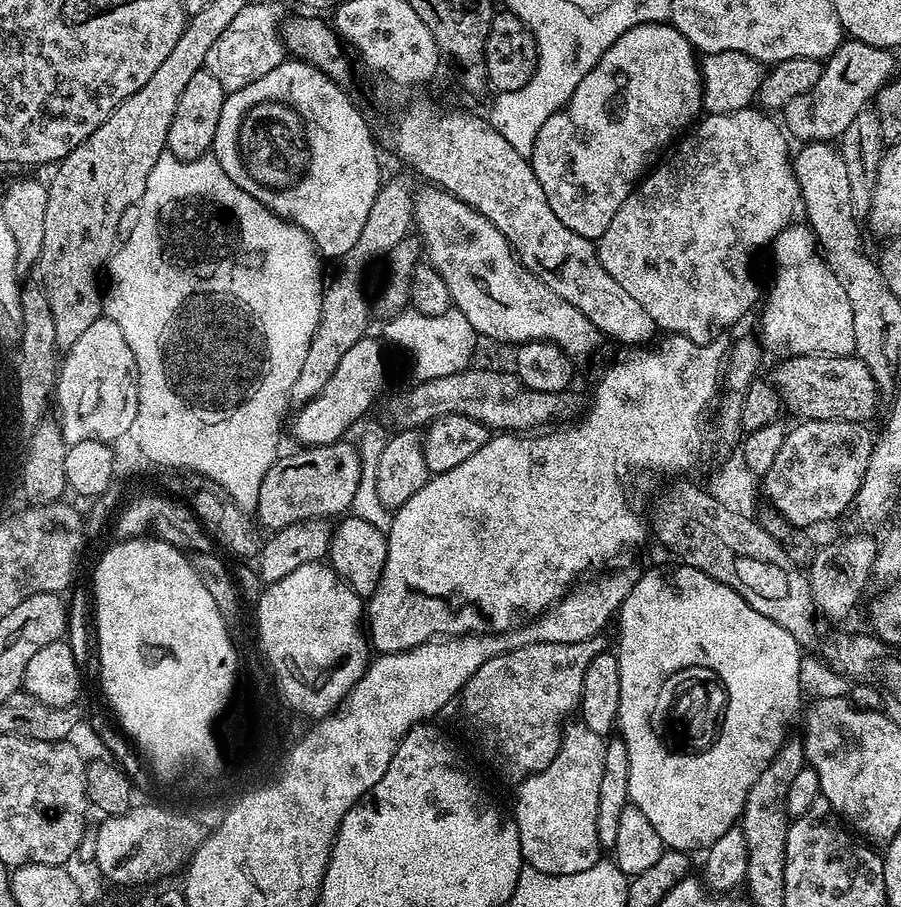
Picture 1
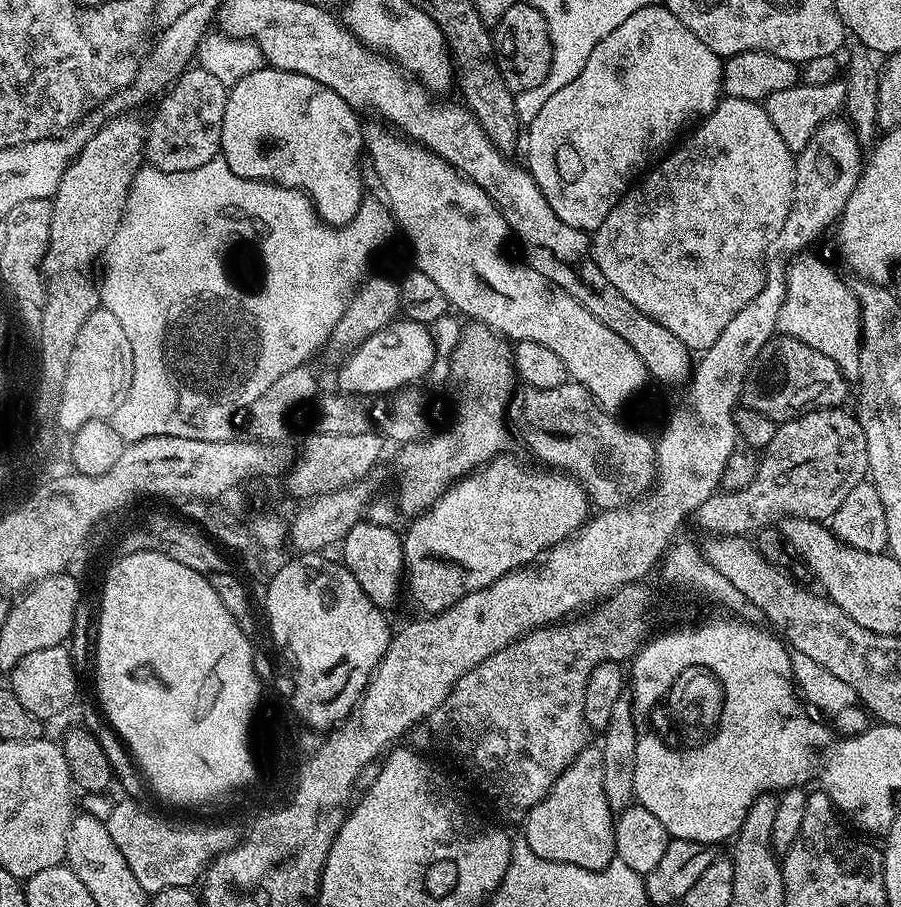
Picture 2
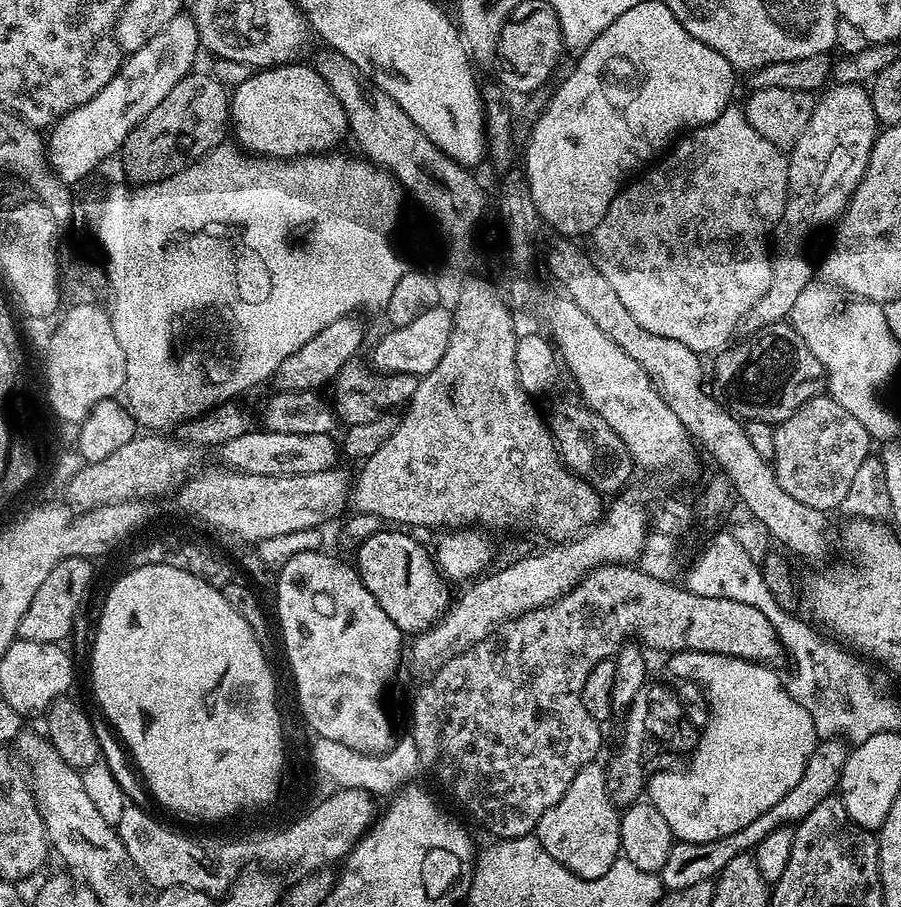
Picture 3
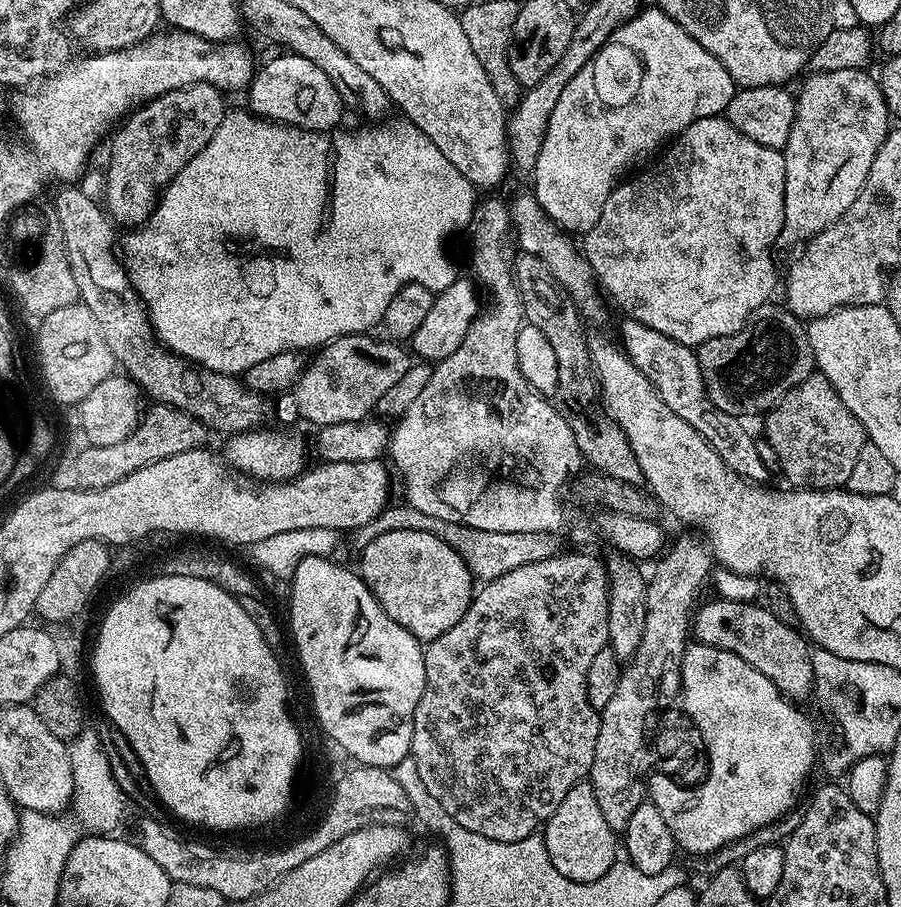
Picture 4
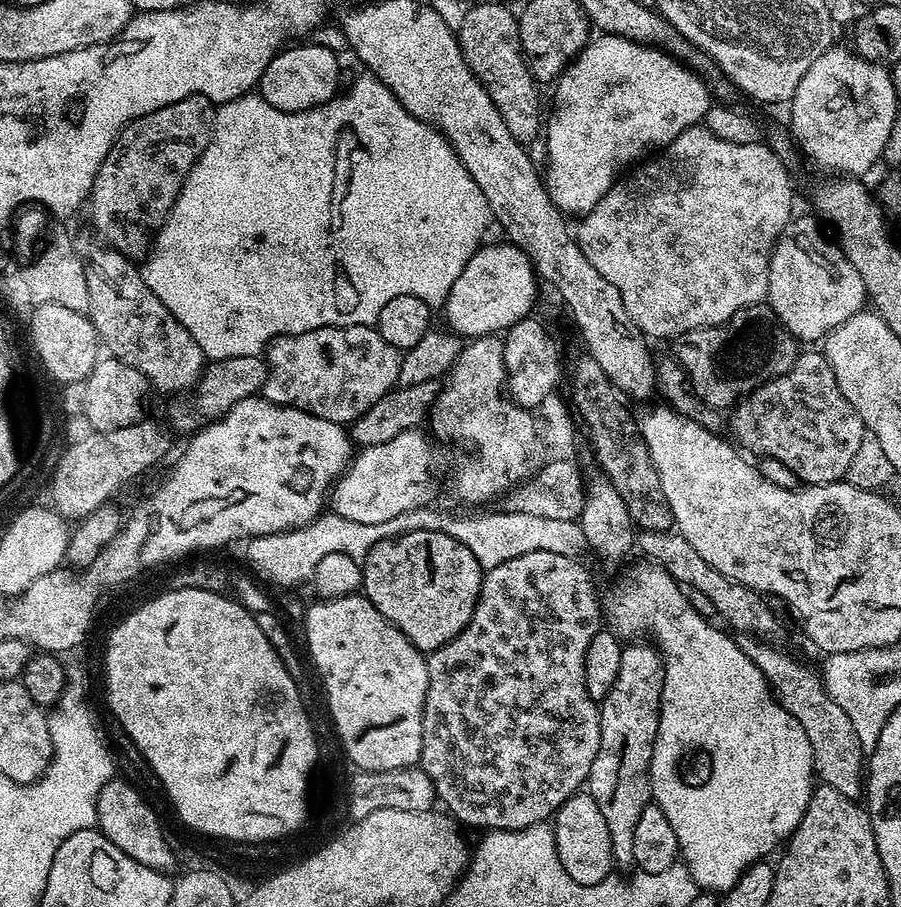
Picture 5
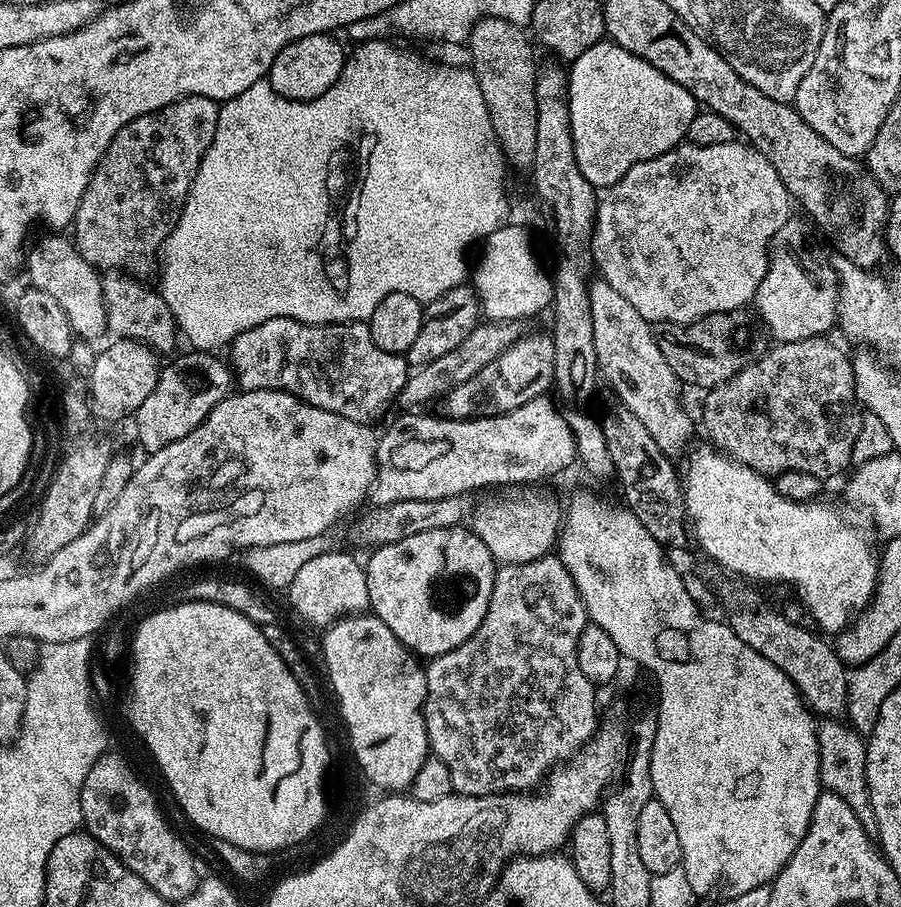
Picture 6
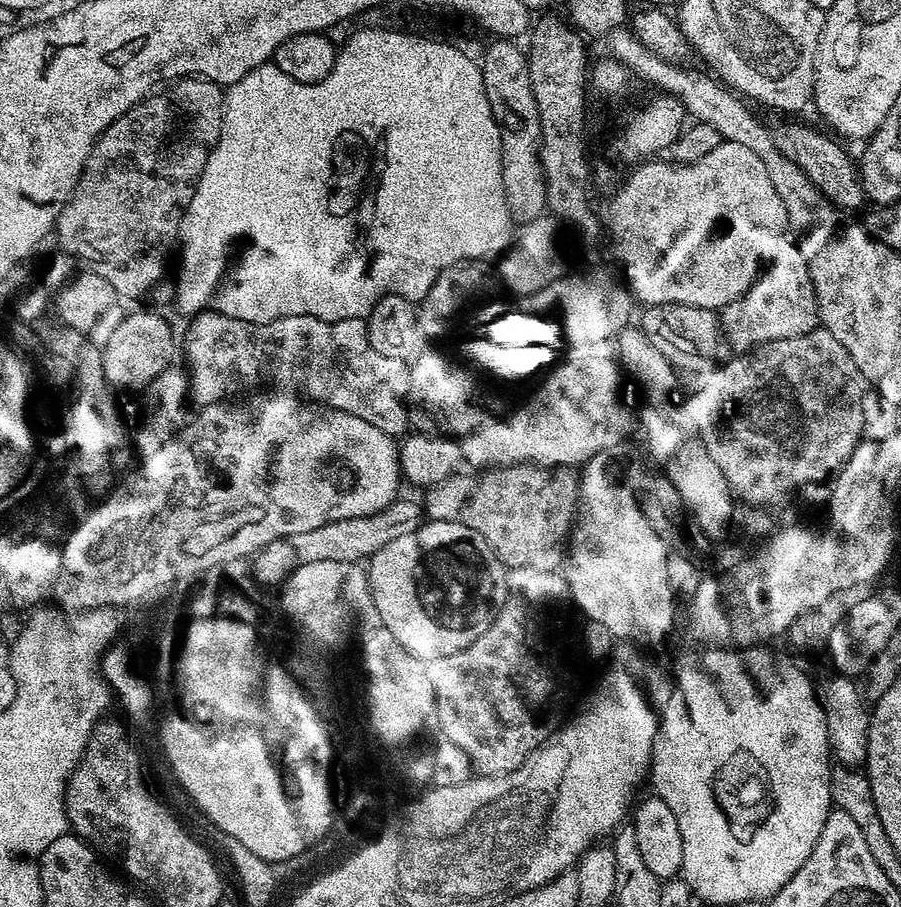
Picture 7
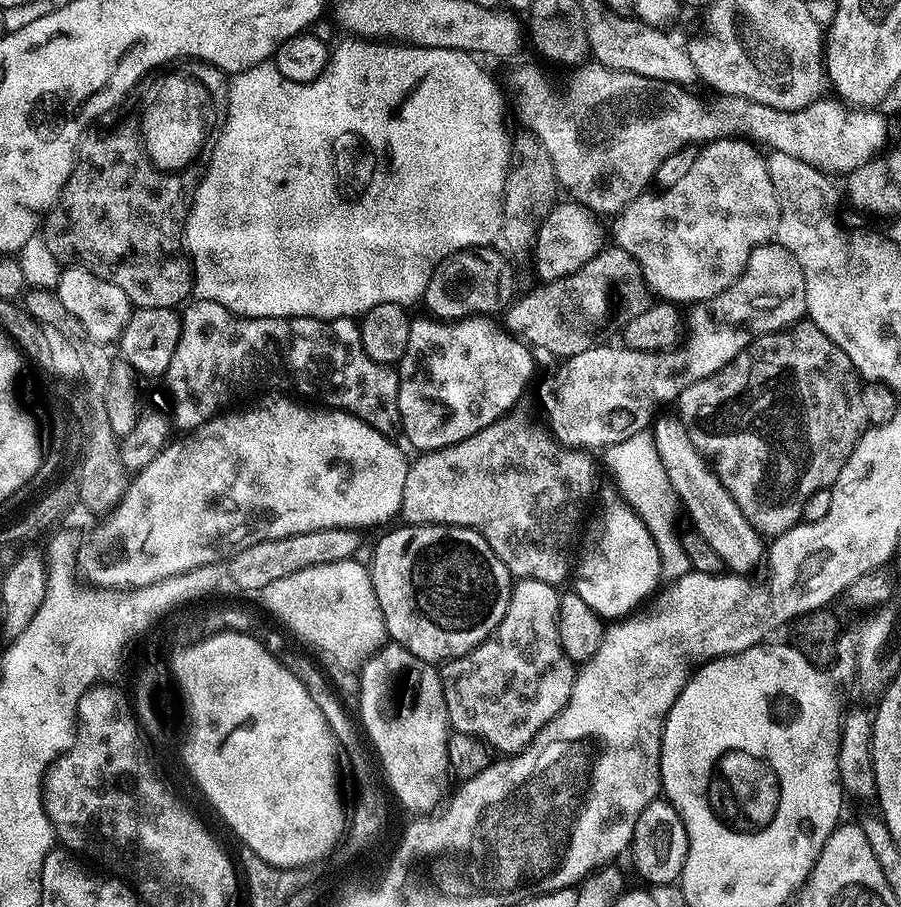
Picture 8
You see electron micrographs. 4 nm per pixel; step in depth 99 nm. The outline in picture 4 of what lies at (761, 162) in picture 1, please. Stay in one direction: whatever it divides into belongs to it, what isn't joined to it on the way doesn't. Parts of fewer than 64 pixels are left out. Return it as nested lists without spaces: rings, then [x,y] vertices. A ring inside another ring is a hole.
[[[723,115],[698,118],[698,122],[694,122],[685,132],[675,137],[667,148],[668,153],[653,168],[648,168],[645,172],[637,171],[632,174],[637,176],[629,175],[613,188],[610,198],[606,198],[606,206],[602,206],[598,222],[594,222],[590,231],[583,233],[582,251],[599,287],[603,291],[605,288],[616,299],[617,306],[624,314],[650,326],[650,330],[658,330],[658,334],[666,334],[666,338],[674,338],[674,342],[698,346],[710,338],[722,338],[726,334],[734,334],[734,330],[742,330],[749,314],[758,310],[758,306],[769,303],[773,299],[772,291],[775,288],[777,291],[778,276],[776,280],[776,264],[772,261],[771,244],[781,239],[780,231],[784,225],[786,162],[781,149],[758,146],[758,142],[746,138],[746,134],[738,134],[738,130],[734,130],[734,126],[730,126]]]

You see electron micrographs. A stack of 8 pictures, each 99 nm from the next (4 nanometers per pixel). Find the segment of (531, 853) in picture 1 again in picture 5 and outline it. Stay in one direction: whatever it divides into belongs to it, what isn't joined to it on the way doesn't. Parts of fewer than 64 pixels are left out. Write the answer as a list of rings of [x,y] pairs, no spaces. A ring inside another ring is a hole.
[[[587,791],[575,792],[554,817],[556,849],[562,862],[562,870],[582,886],[594,886],[613,875],[614,863],[611,854],[609,827],[594,798]]]

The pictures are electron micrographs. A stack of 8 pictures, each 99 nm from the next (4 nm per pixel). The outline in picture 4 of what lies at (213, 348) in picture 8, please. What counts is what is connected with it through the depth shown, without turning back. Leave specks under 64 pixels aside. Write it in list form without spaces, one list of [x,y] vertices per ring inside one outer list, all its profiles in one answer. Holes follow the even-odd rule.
[[[357,334],[339,336],[323,345],[313,355],[317,356],[305,363],[304,371],[290,389],[297,414],[320,428],[365,419],[375,409],[378,398],[406,374],[410,363],[409,353],[404,353],[399,343],[383,339],[375,340],[372,334]]]

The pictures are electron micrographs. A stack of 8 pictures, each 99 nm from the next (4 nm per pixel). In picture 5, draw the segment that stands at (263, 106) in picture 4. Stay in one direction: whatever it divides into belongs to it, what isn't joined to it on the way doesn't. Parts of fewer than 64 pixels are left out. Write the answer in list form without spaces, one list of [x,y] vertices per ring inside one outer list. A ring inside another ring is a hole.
[[[313,42],[297,44],[300,44],[297,48],[285,47],[272,59],[270,66],[266,66],[258,85],[259,95],[263,96],[266,102],[270,102],[270,106],[287,112],[317,108],[319,104],[325,104],[337,95],[341,87],[337,53]]]

